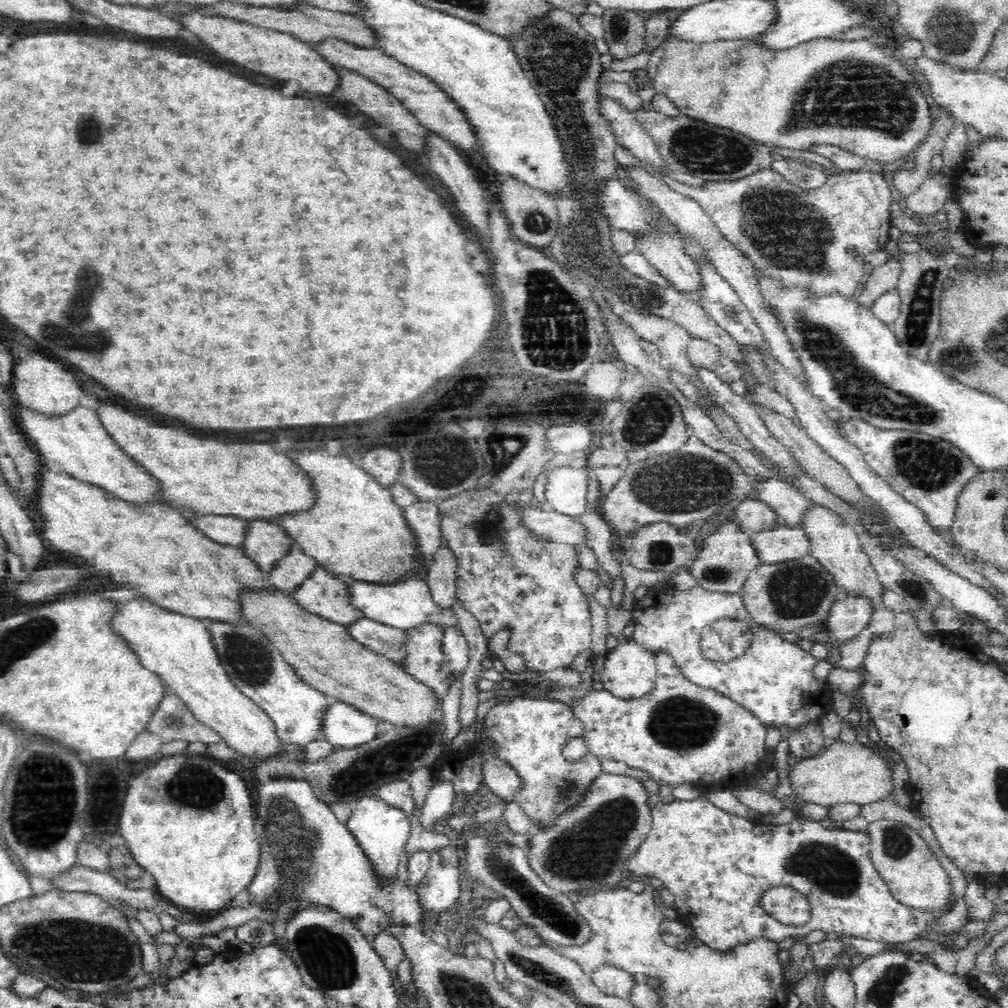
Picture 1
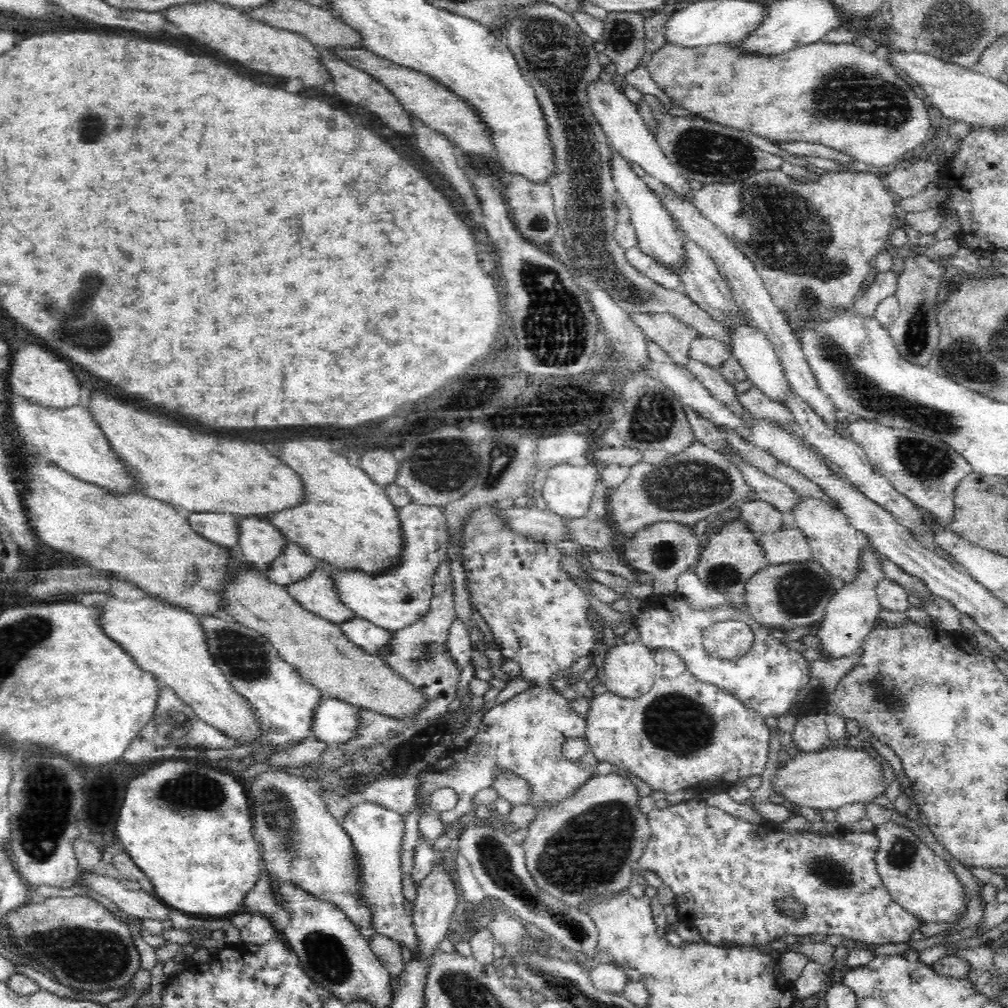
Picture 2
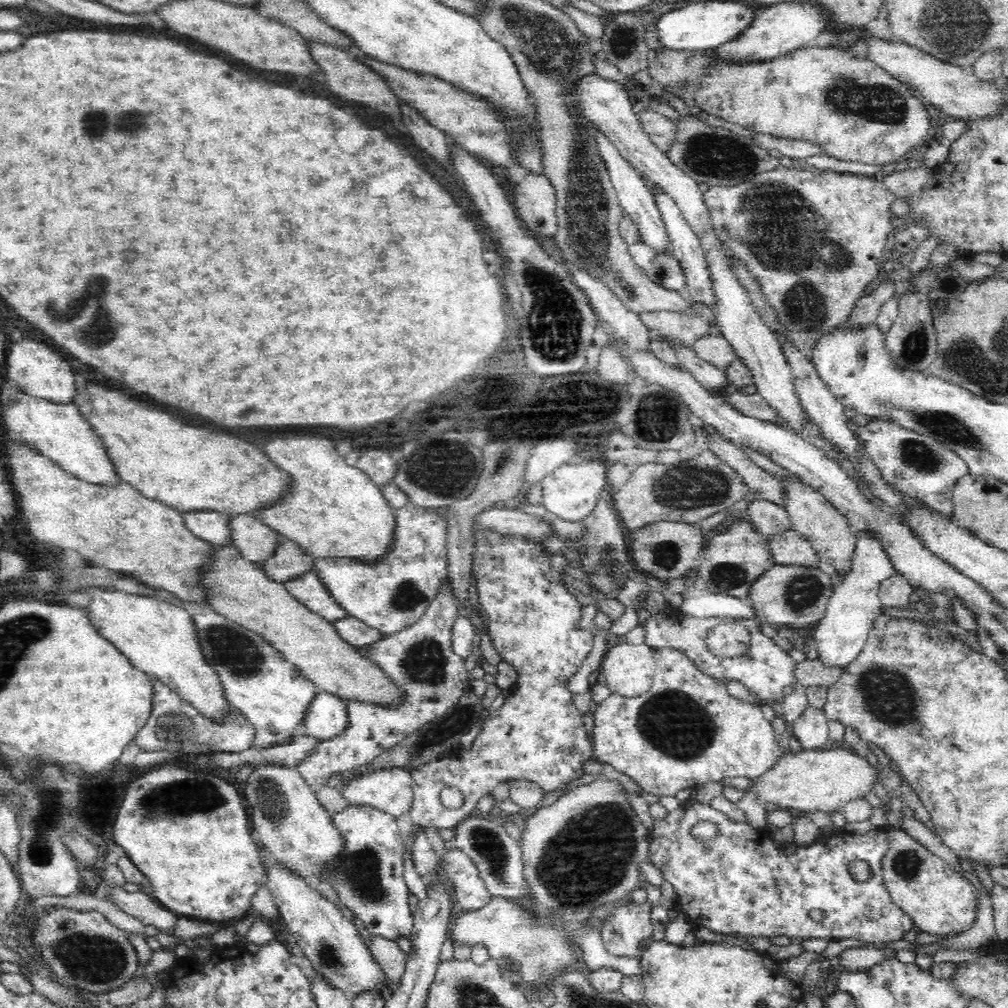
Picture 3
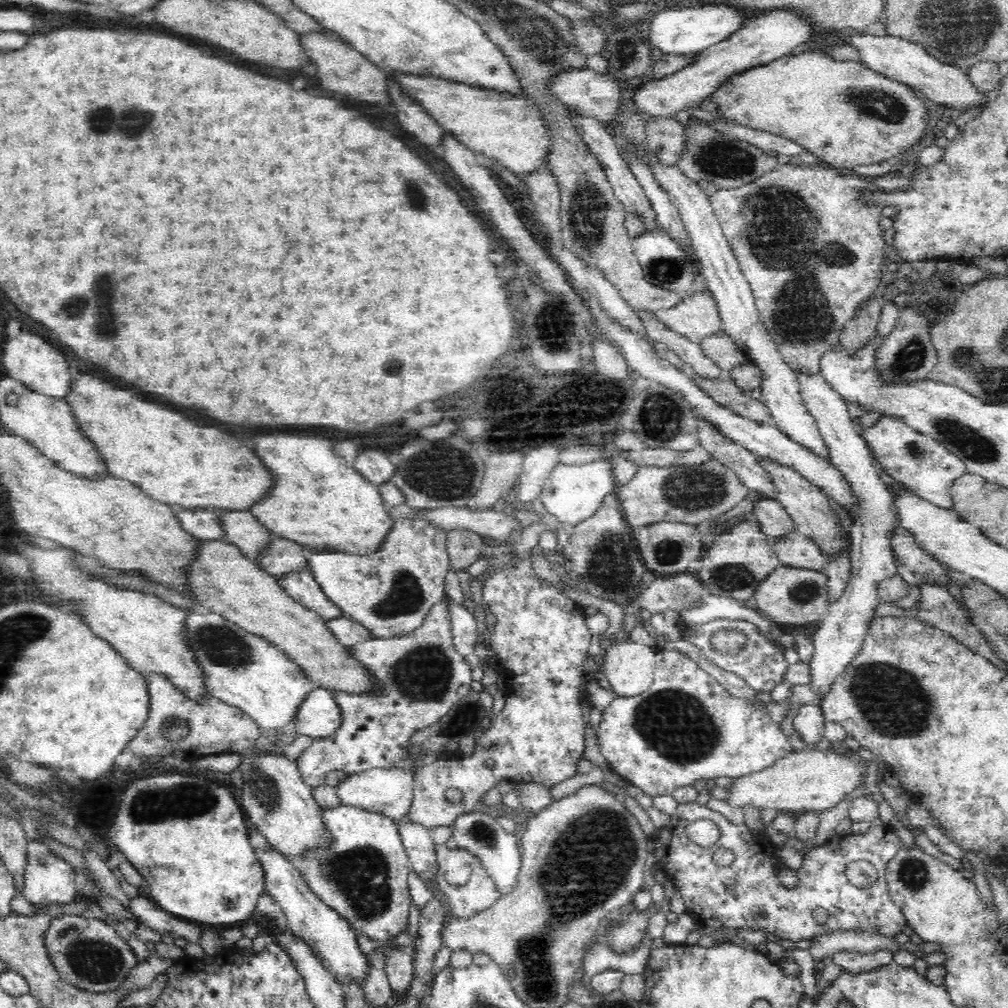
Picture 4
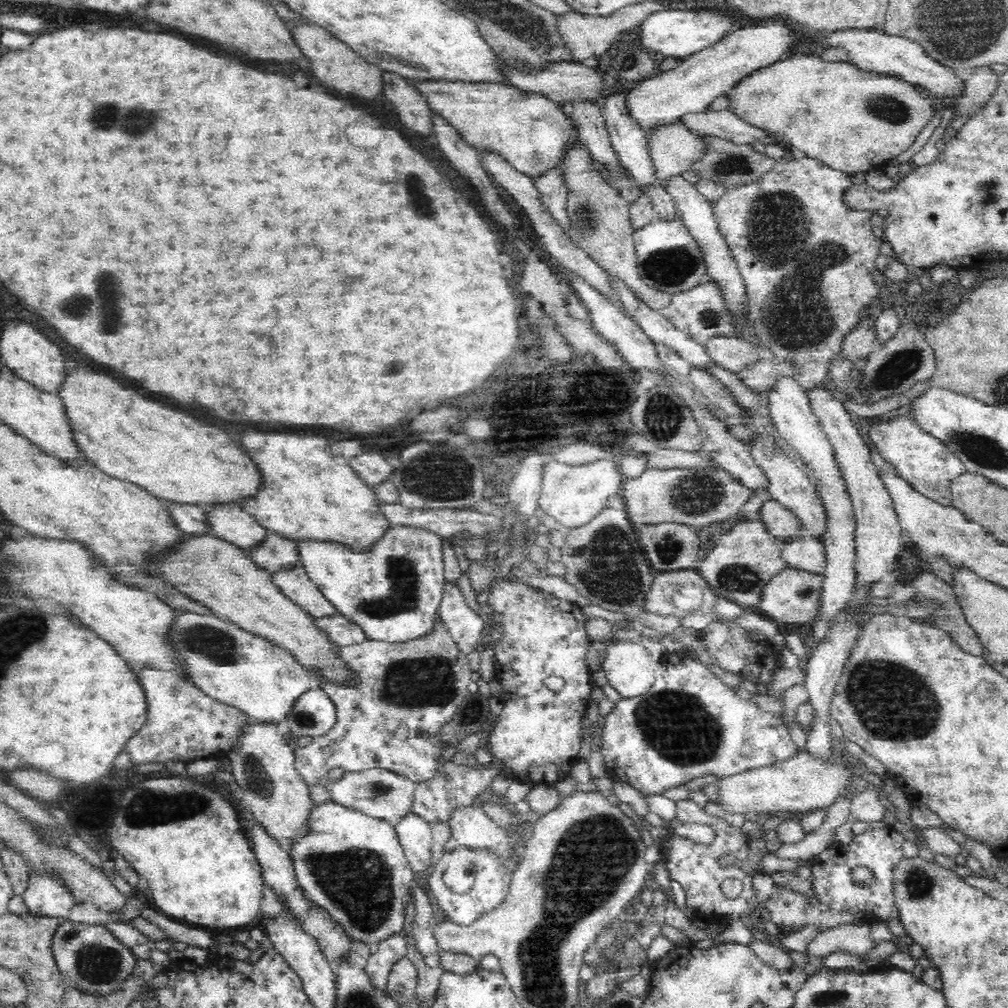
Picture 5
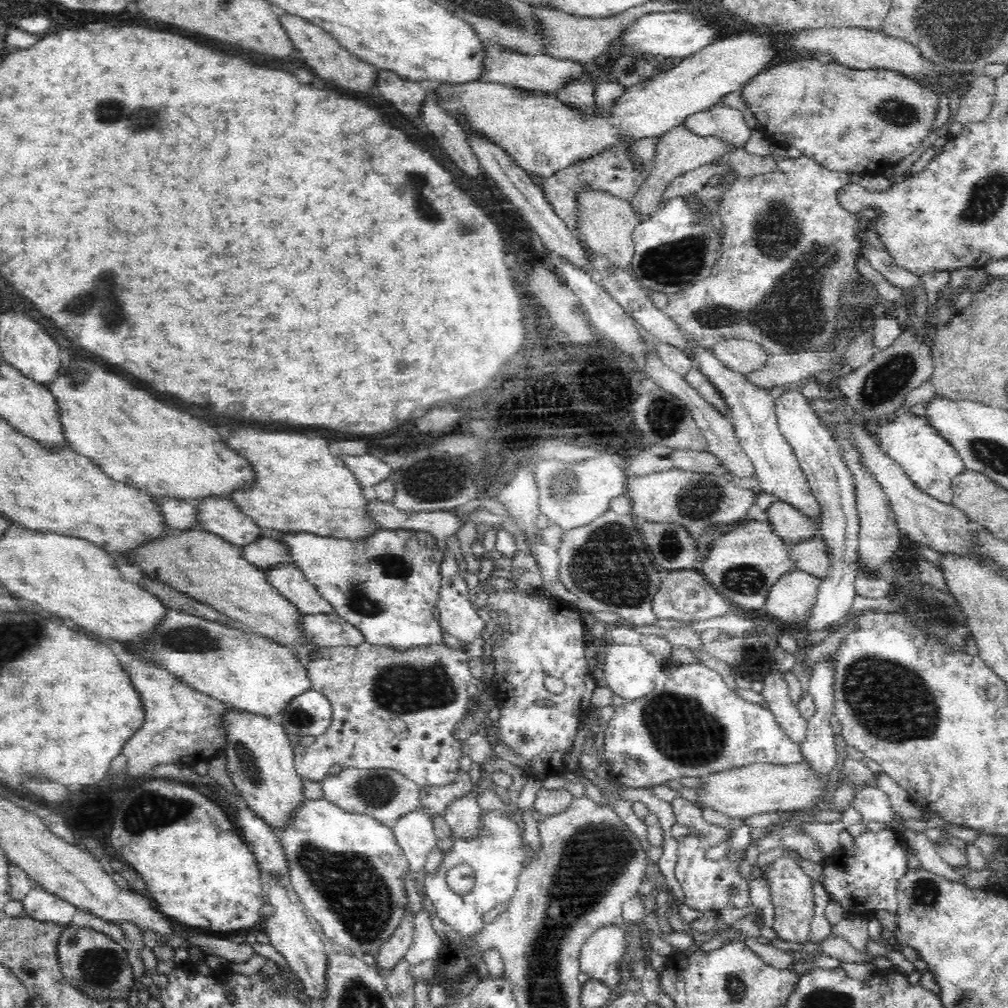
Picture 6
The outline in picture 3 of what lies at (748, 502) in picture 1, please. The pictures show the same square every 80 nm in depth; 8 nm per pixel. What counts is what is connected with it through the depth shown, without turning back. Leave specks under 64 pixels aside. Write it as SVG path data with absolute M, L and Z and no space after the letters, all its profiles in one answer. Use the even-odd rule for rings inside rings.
M759 497L752 499L743 512L745 519L751 522L753 529L766 537L784 532L790 528L787 510L772 501Z

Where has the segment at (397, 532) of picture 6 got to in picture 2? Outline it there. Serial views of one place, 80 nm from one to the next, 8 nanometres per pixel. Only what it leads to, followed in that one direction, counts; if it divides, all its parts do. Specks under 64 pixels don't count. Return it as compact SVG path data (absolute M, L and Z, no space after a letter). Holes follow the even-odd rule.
M411 502L400 507L398 514L404 529L404 552L400 566L395 565L378 576L370 576L361 570L331 572L345 606L356 612L357 617L392 632L406 629L430 613L433 598L431 576L434 576L449 548L447 520L442 507Z

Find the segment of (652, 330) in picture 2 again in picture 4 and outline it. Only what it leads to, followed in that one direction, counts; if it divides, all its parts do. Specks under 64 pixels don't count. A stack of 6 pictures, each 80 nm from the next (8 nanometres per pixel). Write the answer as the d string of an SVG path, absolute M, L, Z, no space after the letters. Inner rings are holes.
M693 292L688 298L682 300L682 304L674 308L653 312L653 316L663 323L663 326L675 334L682 334L688 340L699 344L706 335L714 335L721 328L720 317L716 302L709 292Z

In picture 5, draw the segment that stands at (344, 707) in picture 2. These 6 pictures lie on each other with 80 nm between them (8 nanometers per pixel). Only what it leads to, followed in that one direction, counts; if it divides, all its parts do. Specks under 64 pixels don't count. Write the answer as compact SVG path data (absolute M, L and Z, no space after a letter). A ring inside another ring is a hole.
M314 685L298 698L286 718L292 736L310 736L312 739L325 736L334 728L337 720L334 701L318 685Z

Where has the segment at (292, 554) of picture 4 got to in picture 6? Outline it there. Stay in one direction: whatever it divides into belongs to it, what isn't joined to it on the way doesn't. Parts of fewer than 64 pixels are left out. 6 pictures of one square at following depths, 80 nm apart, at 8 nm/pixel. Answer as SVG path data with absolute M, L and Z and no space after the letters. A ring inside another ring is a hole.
M264 537L241 548L243 556L265 572L276 568L278 564L292 564L292 549L286 541L276 537Z

